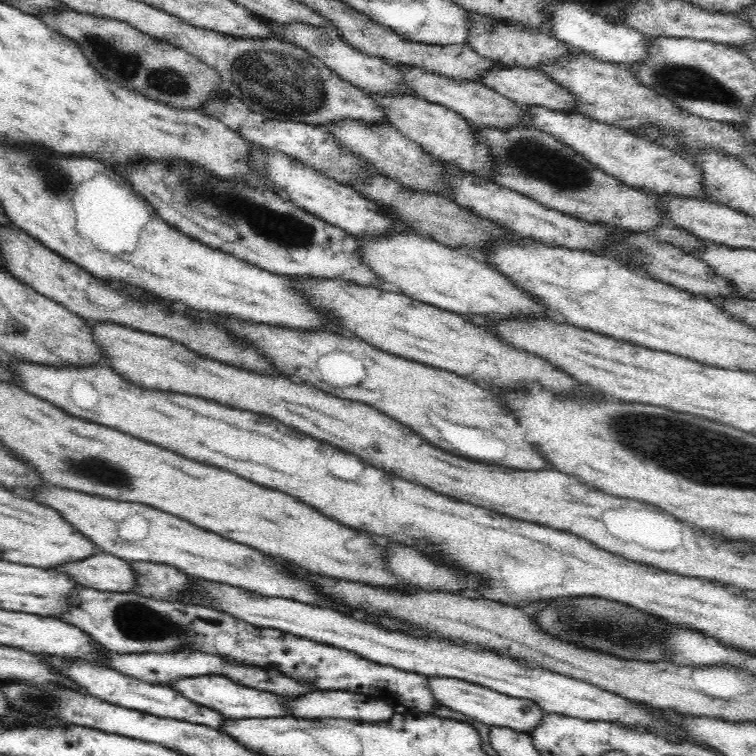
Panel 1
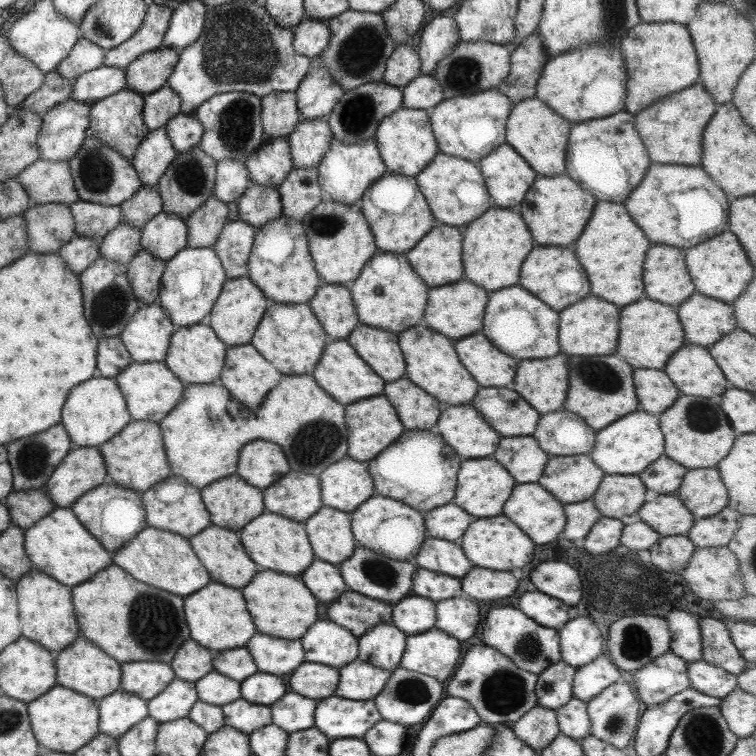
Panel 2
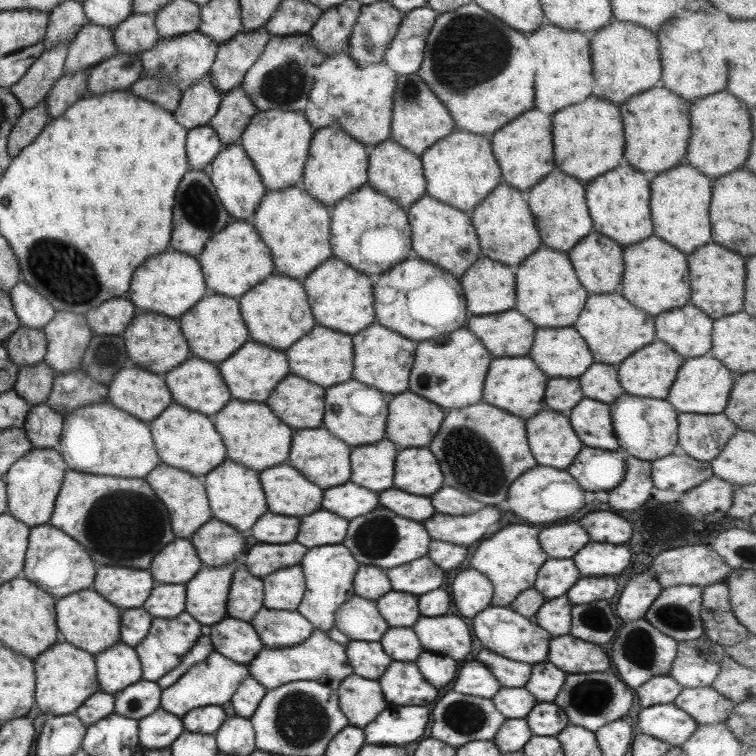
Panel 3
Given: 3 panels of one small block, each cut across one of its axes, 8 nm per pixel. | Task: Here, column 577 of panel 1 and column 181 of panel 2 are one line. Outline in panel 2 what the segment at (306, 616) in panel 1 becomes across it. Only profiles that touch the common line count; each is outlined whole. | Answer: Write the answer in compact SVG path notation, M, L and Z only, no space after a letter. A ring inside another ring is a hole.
M174 678L160 694L147 701L147 716L158 723L185 718L196 701L194 683Z

